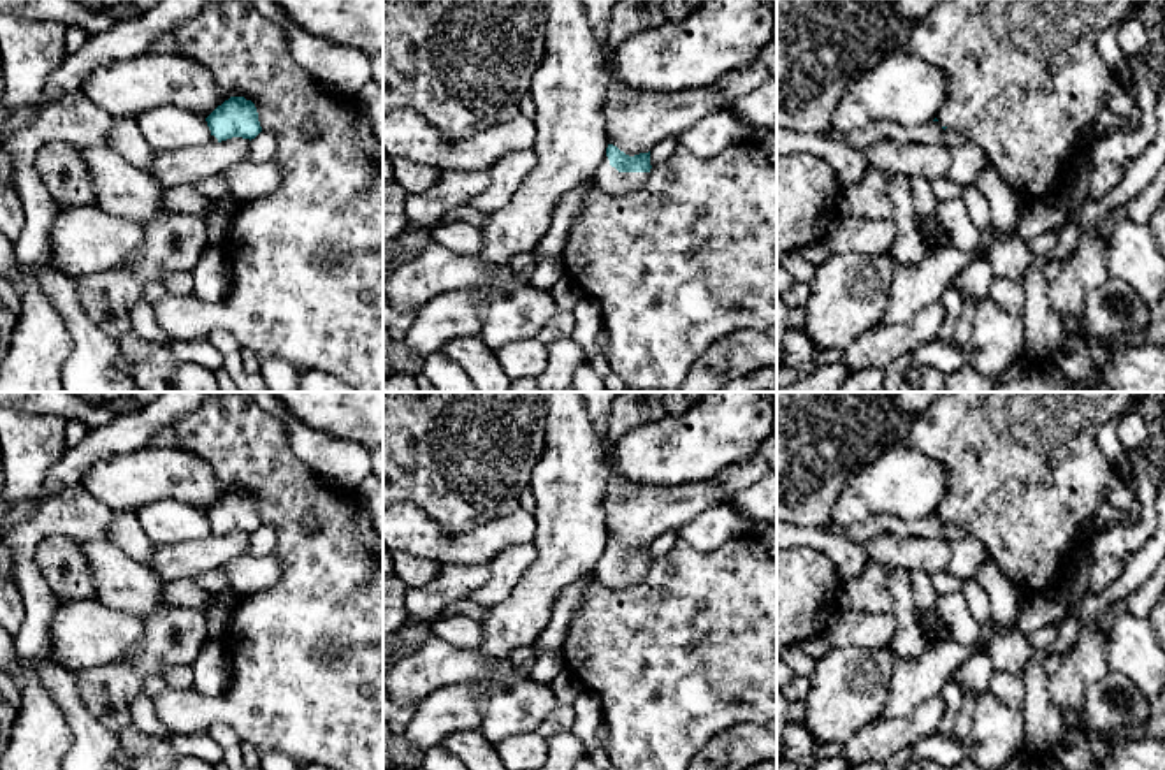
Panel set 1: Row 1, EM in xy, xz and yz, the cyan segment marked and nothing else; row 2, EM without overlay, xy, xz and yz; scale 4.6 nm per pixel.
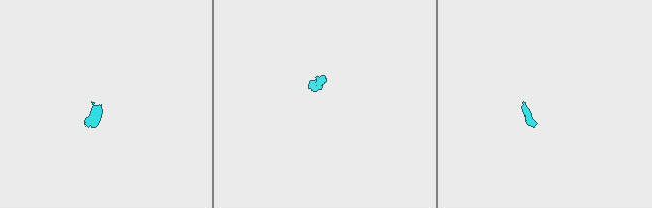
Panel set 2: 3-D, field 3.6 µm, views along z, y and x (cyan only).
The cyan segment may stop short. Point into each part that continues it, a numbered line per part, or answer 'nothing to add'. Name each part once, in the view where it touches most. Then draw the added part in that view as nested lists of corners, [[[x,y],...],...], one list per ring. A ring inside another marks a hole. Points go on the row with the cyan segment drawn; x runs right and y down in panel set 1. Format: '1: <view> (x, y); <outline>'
1: xz (612, 181); [[[604,156],[592,181],[610,195],[622,195],[641,188],[647,178],[648,172],[619,172],[610,165],[608,156]]]

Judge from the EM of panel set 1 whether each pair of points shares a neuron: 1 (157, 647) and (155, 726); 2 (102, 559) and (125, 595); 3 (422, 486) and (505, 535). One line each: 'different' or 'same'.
1: different
2: same
3: different

